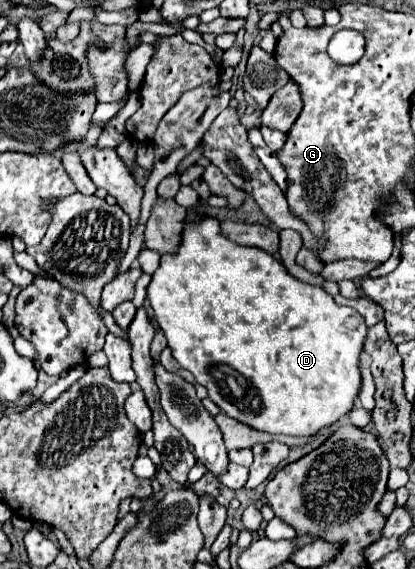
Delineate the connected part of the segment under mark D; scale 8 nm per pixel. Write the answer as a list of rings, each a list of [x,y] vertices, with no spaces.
[[[201,216],[197,222],[185,222],[183,224],[183,244],[179,244],[175,256],[161,256],[159,268],[153,272],[151,282],[147,286],[147,298],[151,302],[151,308],[155,312],[155,322],[163,330],[167,344],[173,352],[173,358],[189,370],[199,384],[203,384],[209,392],[209,398],[231,418],[263,432],[273,432],[273,434],[289,434],[289,436],[313,436],[321,428],[331,426],[337,422],[345,412],[353,408],[353,400],[359,392],[361,386],[361,374],[359,374],[359,354],[363,350],[363,342],[367,336],[367,326],[363,316],[349,308],[349,306],[339,306],[335,300],[319,286],[305,284],[291,276],[287,268],[275,260],[271,254],[263,252],[261,248],[247,248],[241,244],[231,244],[219,232],[221,220],[217,216]]]

